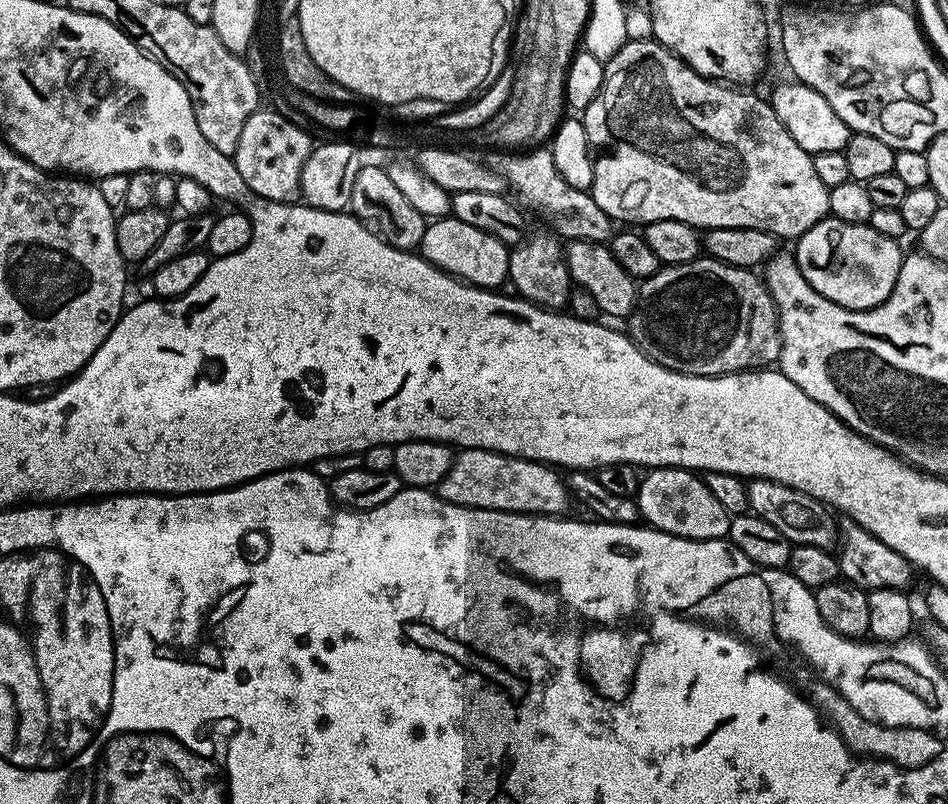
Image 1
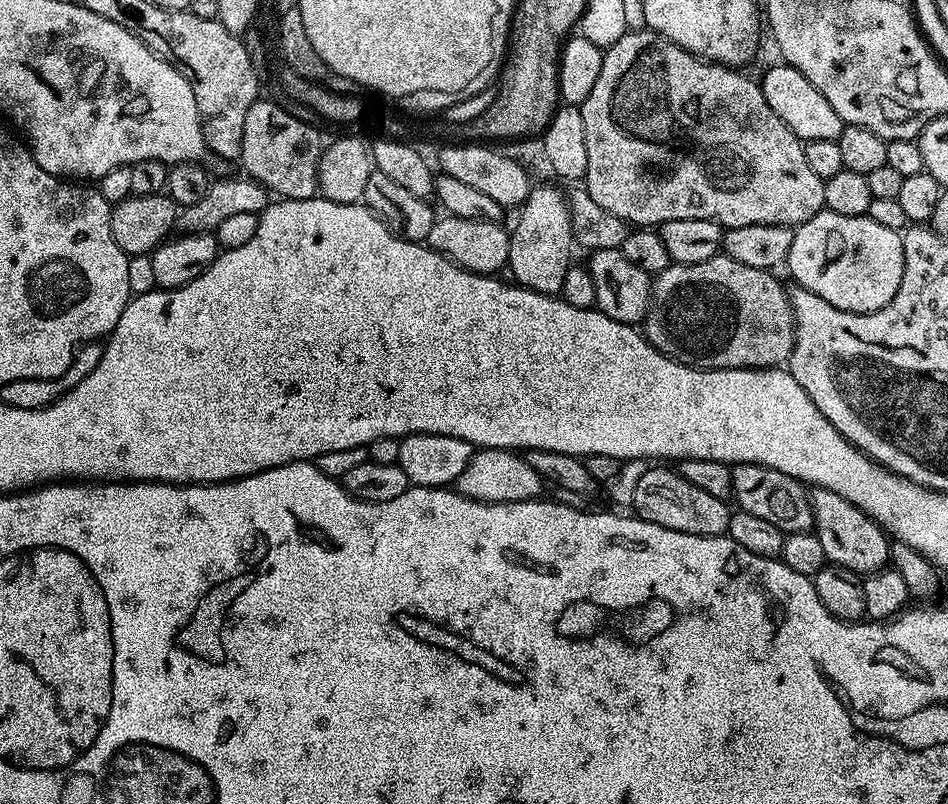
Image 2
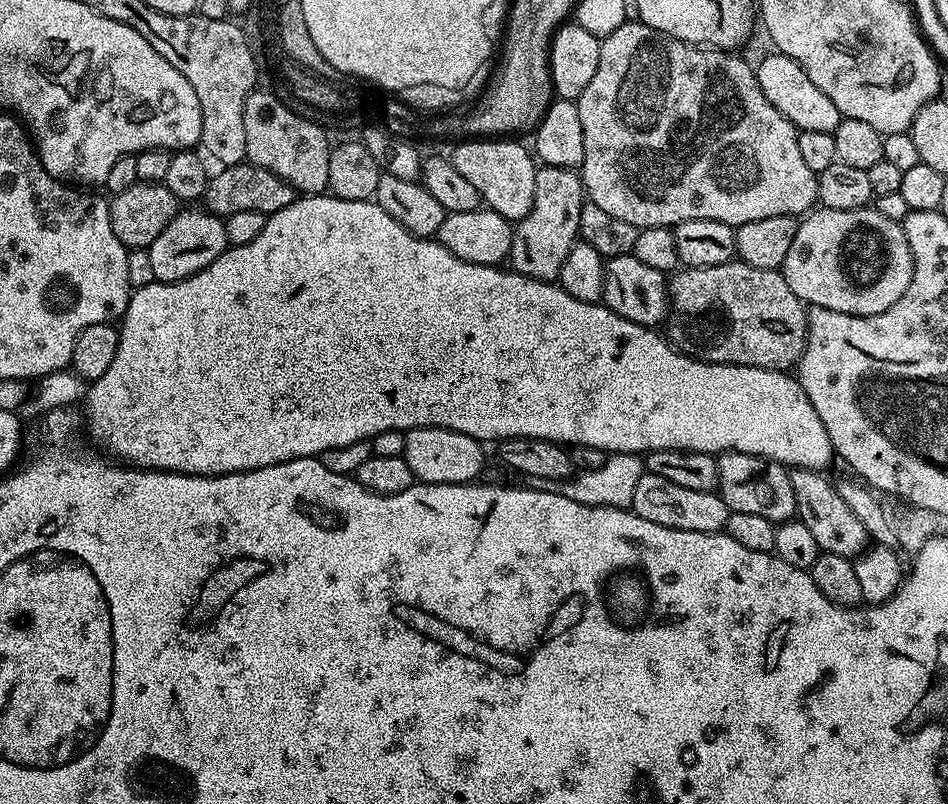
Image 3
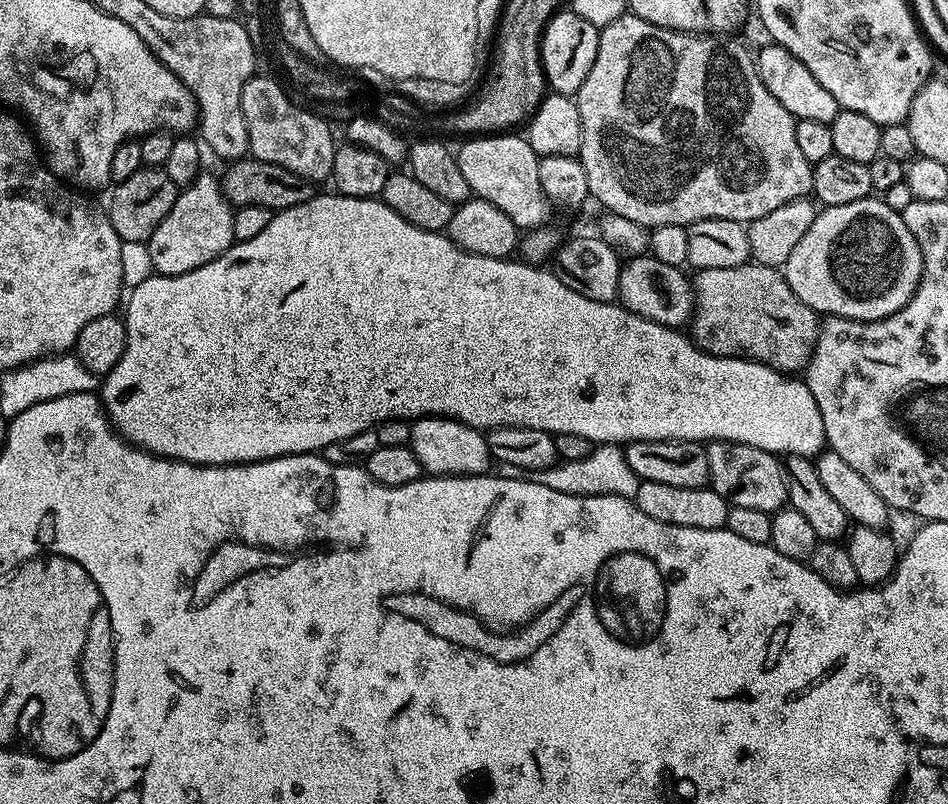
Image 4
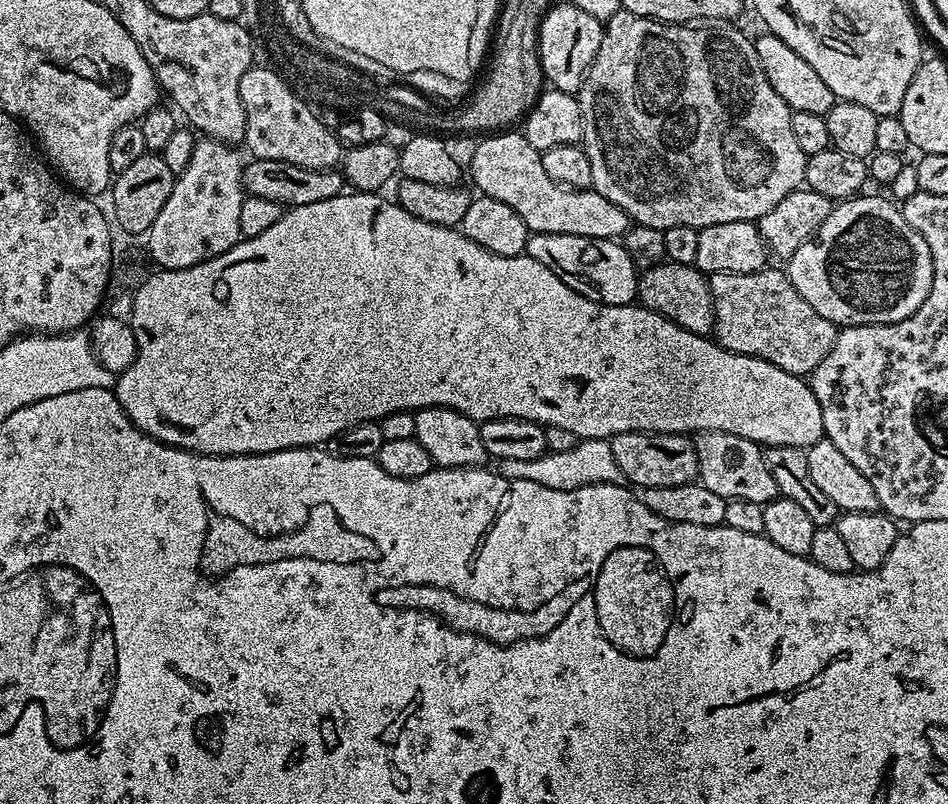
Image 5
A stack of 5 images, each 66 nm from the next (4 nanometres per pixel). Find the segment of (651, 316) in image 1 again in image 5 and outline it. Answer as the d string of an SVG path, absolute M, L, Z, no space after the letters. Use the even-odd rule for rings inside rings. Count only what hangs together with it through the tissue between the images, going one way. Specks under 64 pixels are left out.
M773 266L759 268L756 272L734 274L713 272L708 285L730 299L719 305L716 313L714 339L726 350L759 360L786 370L786 374L807 377L826 358L834 346L837 325L831 324L788 281L787 271Z

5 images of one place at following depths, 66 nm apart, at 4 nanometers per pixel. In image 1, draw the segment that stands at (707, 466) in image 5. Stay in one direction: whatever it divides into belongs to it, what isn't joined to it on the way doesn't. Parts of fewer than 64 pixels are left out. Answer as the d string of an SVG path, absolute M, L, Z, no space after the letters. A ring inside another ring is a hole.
M752 478L747 481L747 485L748 505L751 511L766 522L770 522L770 526L782 530L782 534L786 534L786 538L792 545L808 545L828 550L837 543L838 520L833 509L827 504L802 490L794 490L782 482Z

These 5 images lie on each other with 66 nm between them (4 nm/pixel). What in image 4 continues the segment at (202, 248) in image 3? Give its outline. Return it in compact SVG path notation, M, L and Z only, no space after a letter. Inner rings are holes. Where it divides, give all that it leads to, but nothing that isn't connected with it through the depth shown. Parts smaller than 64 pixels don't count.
M197 175L196 180L176 193L170 214L158 222L158 230L146 241L151 271L157 276L181 276L214 262L234 243L234 208L224 197L222 184L212 176Z

